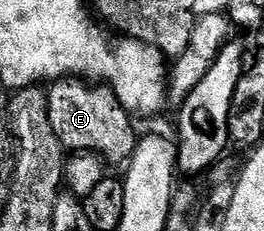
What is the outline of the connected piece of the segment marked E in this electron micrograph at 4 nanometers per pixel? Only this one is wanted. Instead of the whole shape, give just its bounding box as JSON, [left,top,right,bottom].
[46,76,140,167]

